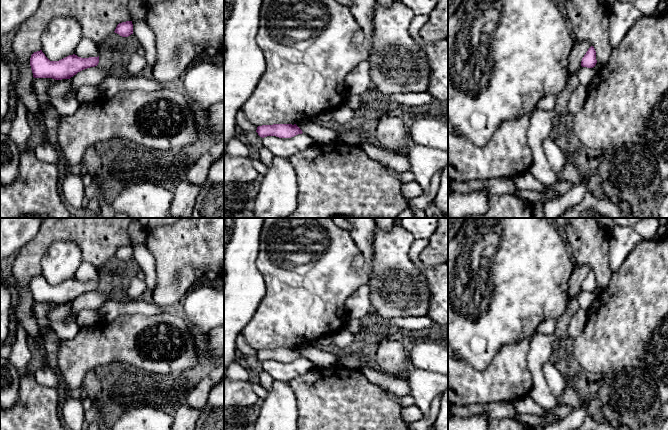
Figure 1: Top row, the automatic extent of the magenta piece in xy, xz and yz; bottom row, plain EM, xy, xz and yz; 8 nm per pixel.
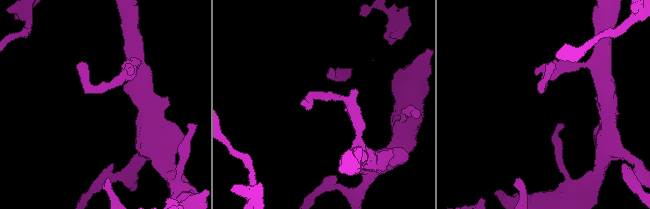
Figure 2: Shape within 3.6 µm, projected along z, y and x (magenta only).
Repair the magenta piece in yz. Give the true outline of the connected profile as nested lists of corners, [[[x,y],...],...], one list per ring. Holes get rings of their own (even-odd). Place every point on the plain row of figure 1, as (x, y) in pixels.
[[[591,270],[581,285],[582,291],[593,292],[597,287],[596,284],[596,275],[593,270]]]

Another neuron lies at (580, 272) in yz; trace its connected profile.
[[[575,265],[568,282],[569,299],[577,297],[581,291],[581,285],[588,273],[592,270],[589,265]]]

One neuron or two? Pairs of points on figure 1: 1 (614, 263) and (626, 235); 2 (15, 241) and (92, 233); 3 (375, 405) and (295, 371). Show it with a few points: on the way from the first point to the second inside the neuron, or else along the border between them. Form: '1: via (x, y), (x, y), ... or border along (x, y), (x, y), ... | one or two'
1: via (617, 256), (622, 242) | one
2: border along (40, 228), (16, 254) | two
3: border along (315, 366), (286, 382) | two

